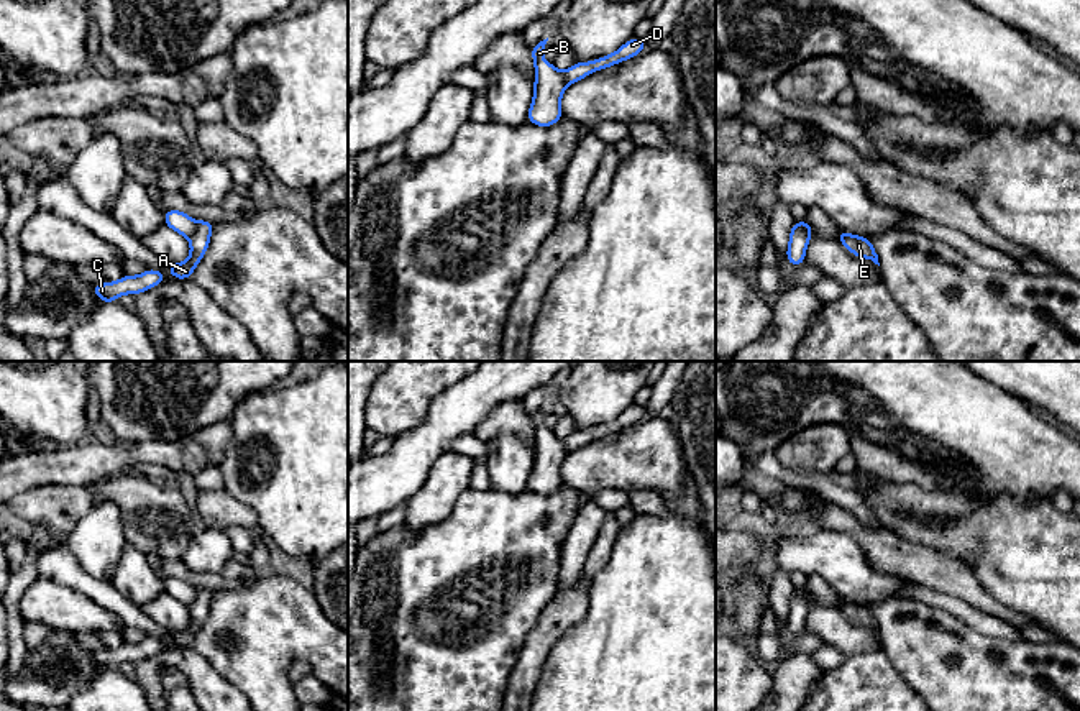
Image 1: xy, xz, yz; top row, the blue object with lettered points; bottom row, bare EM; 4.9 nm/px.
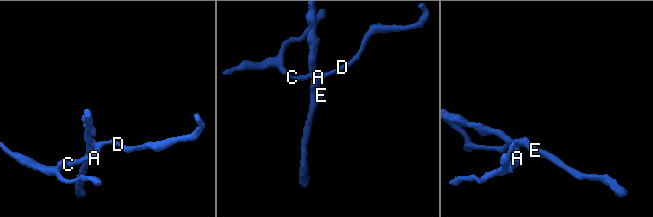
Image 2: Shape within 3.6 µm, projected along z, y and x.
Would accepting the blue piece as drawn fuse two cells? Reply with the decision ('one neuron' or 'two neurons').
two neurons

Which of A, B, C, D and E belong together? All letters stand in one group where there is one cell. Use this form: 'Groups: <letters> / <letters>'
Groups: A C D / B E

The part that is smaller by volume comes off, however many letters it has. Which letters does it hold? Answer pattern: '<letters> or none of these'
A, C, D

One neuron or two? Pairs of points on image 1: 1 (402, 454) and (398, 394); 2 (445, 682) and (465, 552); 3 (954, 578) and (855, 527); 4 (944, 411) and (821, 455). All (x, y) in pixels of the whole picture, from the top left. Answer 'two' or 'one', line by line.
1: two
2: one
3: one
4: two

